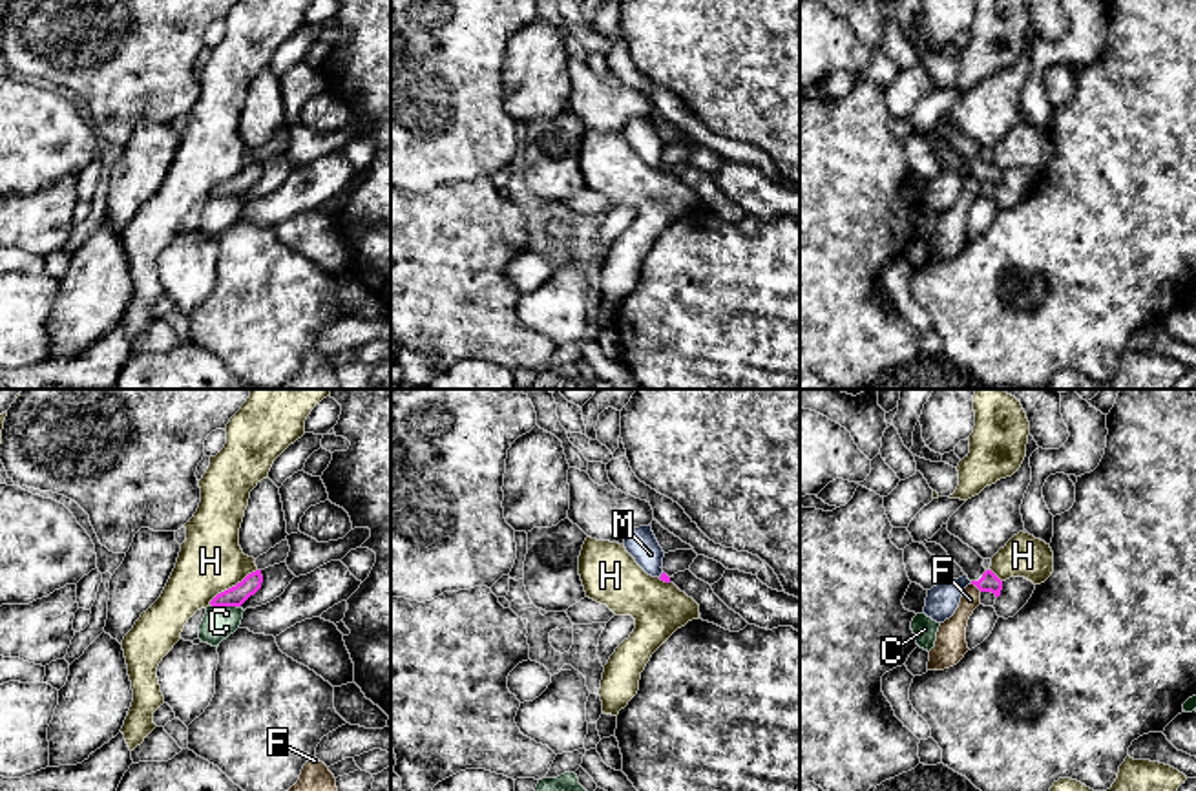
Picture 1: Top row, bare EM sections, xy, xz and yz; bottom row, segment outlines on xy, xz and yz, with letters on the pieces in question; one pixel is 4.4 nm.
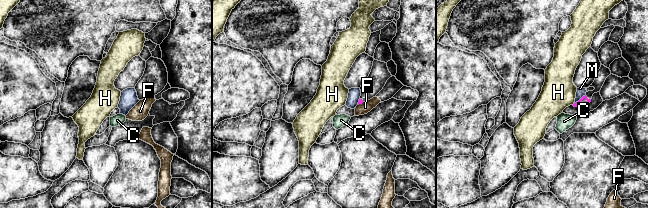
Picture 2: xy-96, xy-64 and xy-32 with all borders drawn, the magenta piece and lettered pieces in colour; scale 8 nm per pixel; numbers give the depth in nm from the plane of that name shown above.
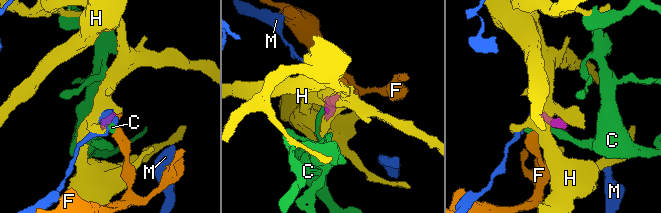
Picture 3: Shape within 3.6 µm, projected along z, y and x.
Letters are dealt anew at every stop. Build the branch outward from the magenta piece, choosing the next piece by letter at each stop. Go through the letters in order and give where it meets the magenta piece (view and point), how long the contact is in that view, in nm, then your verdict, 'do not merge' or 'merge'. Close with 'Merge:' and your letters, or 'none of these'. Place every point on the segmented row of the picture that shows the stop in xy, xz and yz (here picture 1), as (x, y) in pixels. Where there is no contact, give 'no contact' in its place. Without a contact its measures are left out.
C: xy (223, 605) | 120 nm | do not merge
F: yz (975, 585) | 70 nm | do not merge
H: xy (232, 587) | 260 nm | do not merge
M: xz (661, 576) | 40 nm | do not merge
Merge: none of these

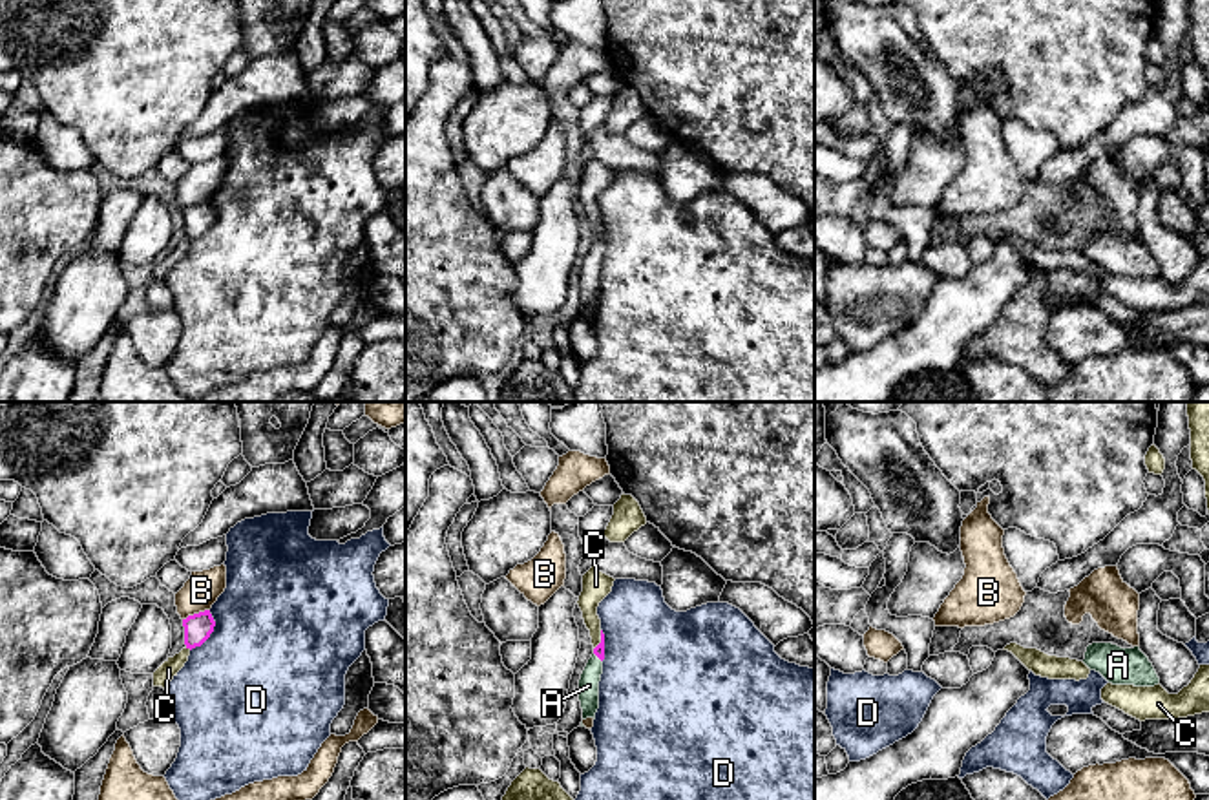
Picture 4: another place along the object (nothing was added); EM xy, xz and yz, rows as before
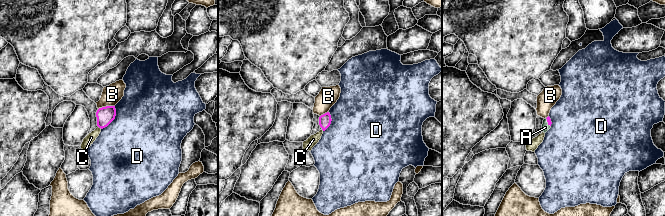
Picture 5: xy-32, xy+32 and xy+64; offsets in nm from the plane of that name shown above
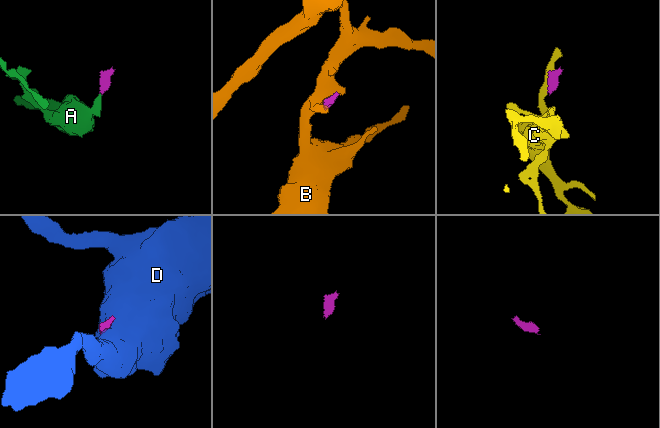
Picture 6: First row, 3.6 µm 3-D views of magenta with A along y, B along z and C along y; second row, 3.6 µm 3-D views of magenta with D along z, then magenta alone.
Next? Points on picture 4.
A: xz (598, 656) | 60 nm | merge
B: xy (196, 614) | 130 nm | do not merge
C: xy (189, 647) | 30 nm | do not merge
D: xy (212, 631) | 200 nm | do not merge
Merge: A

